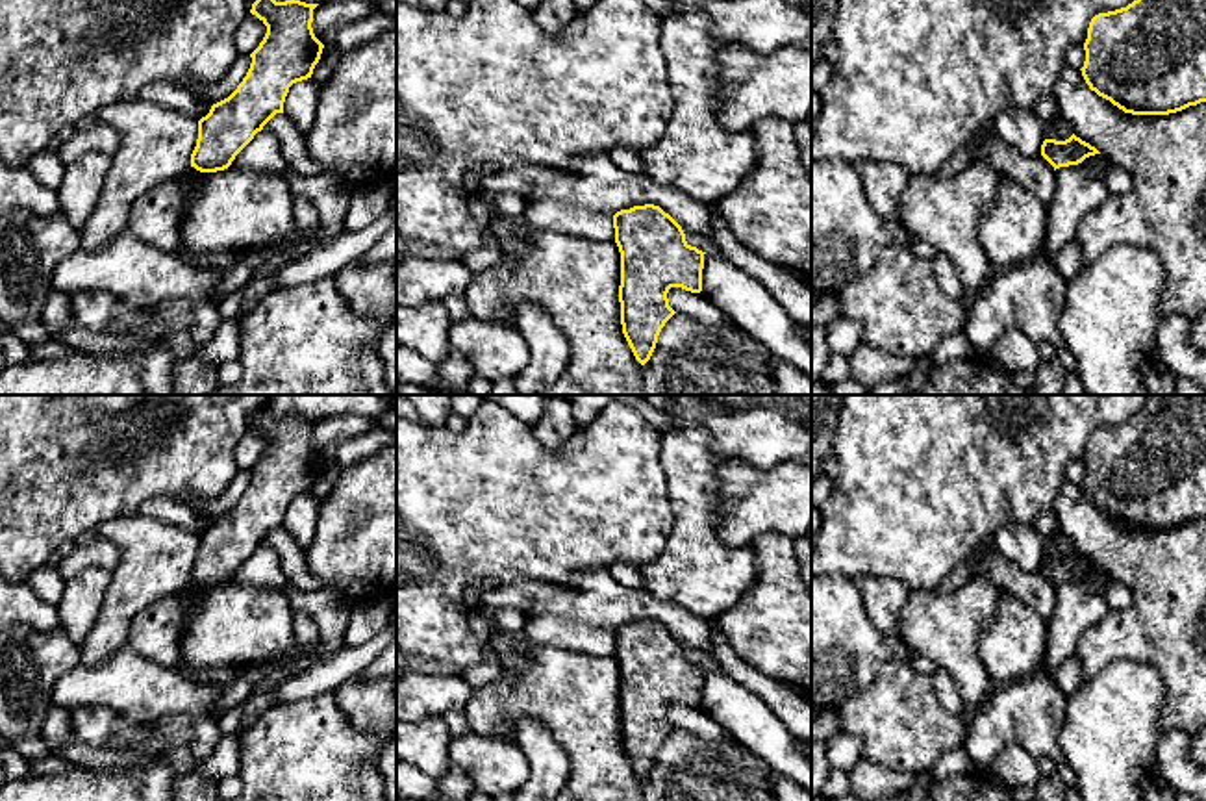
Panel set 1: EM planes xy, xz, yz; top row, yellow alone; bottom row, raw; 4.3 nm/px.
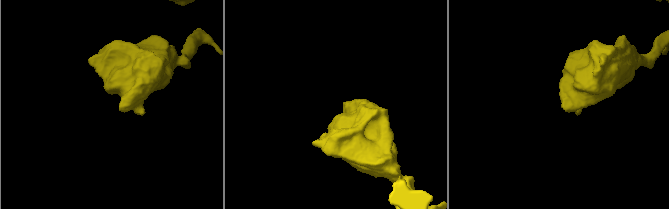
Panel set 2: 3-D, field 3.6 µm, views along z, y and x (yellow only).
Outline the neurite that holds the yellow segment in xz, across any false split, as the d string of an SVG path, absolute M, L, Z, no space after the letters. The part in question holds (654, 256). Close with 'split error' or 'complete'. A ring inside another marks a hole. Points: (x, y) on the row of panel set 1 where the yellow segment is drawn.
M645 204L621 210L613 215L615 243L621 252L621 324L622 334L635 356L645 365L658 343L665 323L676 313L669 306L671 287L682 287L691 293L702 291L704 254L685 241L682 226L660 206Z; complete

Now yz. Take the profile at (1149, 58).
M1134 0L1091 19L1082 76L1132 115L1206 102L1206 0Z; complete

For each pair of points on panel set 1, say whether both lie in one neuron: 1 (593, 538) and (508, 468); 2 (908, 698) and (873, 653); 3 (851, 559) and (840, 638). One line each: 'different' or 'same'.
1: same
2: different
3: different

